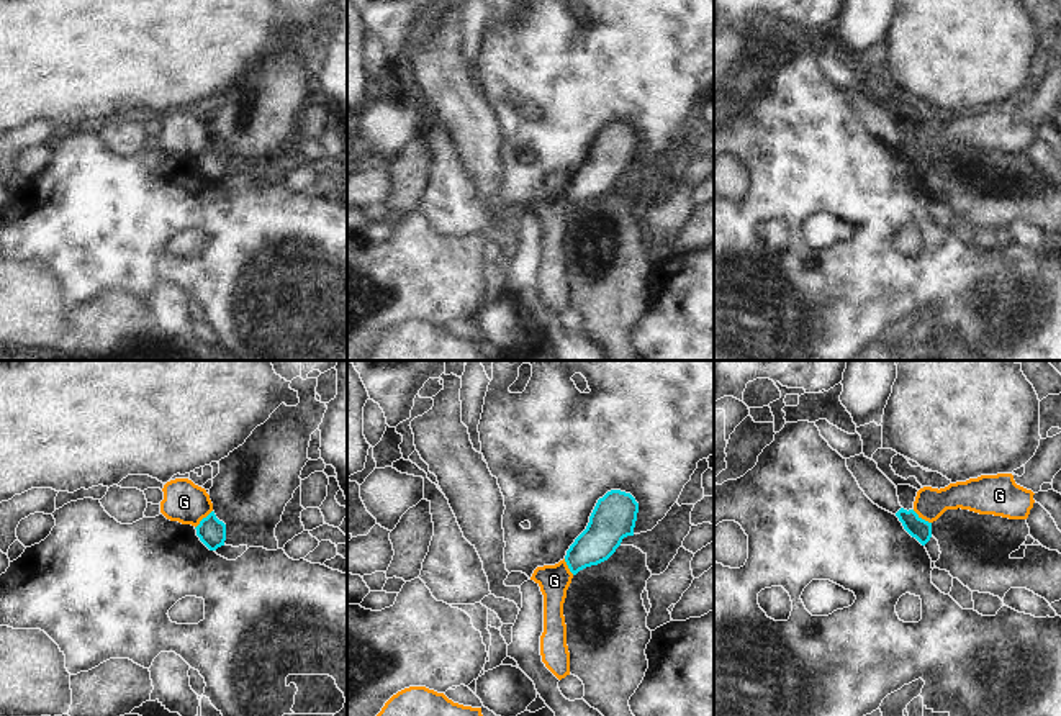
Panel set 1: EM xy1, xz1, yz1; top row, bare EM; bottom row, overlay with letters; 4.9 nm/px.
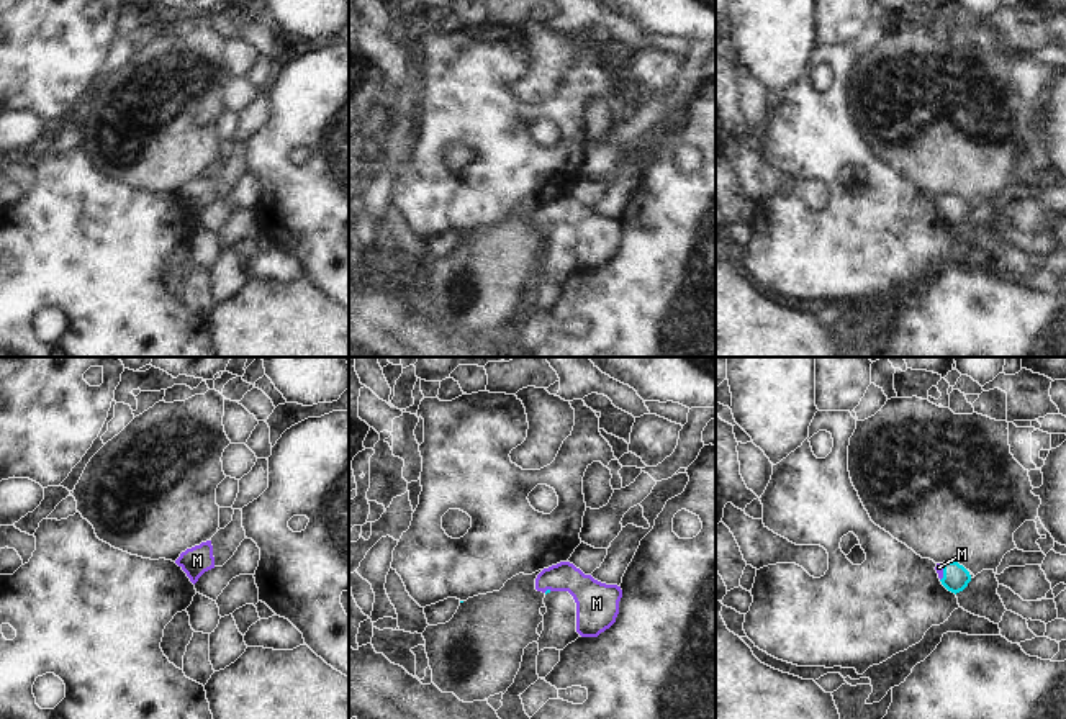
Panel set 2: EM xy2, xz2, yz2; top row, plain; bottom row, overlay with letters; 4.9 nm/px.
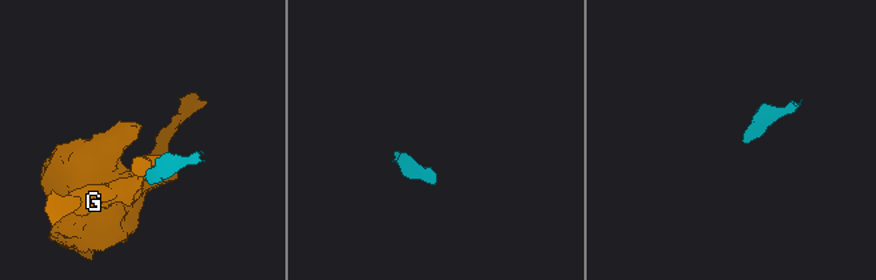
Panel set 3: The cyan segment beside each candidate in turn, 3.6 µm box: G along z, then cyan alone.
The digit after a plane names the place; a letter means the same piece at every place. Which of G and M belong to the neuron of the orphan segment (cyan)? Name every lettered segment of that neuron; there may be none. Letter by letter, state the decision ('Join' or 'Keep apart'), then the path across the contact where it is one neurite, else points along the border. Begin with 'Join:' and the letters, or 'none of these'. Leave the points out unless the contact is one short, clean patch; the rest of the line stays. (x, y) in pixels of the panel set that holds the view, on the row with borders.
Join: M
G: Keep apart. Boundary: yz1 (912, 510), (930, 523)
M: Join. Path across: yz2 (955, 578), (944, 572), (939, 567)

